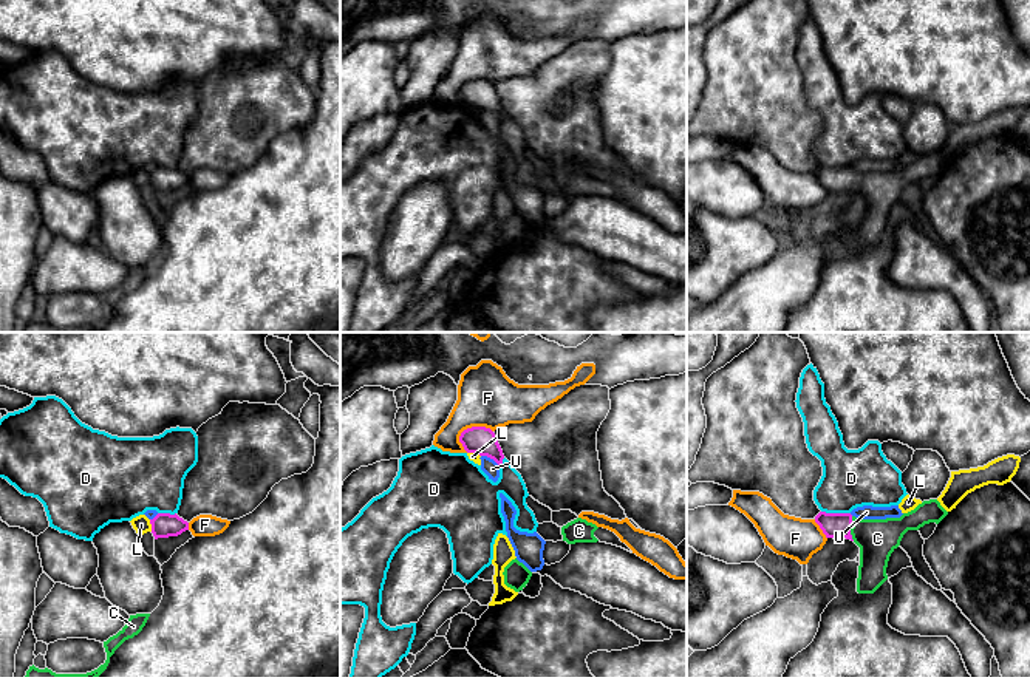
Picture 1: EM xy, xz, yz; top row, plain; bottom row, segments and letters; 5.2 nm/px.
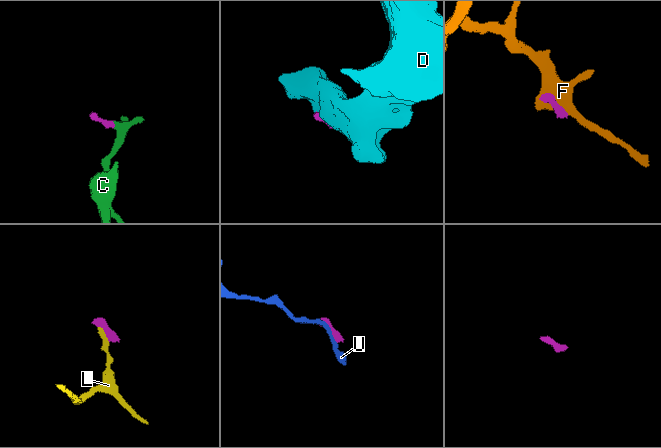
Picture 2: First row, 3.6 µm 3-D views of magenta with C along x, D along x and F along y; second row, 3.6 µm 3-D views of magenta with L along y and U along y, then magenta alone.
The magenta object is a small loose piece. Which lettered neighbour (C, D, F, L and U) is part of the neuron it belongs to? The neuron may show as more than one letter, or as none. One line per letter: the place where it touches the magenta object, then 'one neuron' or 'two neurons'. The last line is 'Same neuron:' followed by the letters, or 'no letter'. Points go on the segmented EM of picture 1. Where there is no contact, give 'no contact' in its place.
C: meets magenta in yz at (849, 529); one neuron
D: meets magenta in yz at (835, 513); two neurons
F: meets magenta in xz at (472, 427); two neurons
L: meets magenta in xy at (152, 526); two neurons
U: meets magenta in xz at (491, 458); two neurons
Same neuron: C

